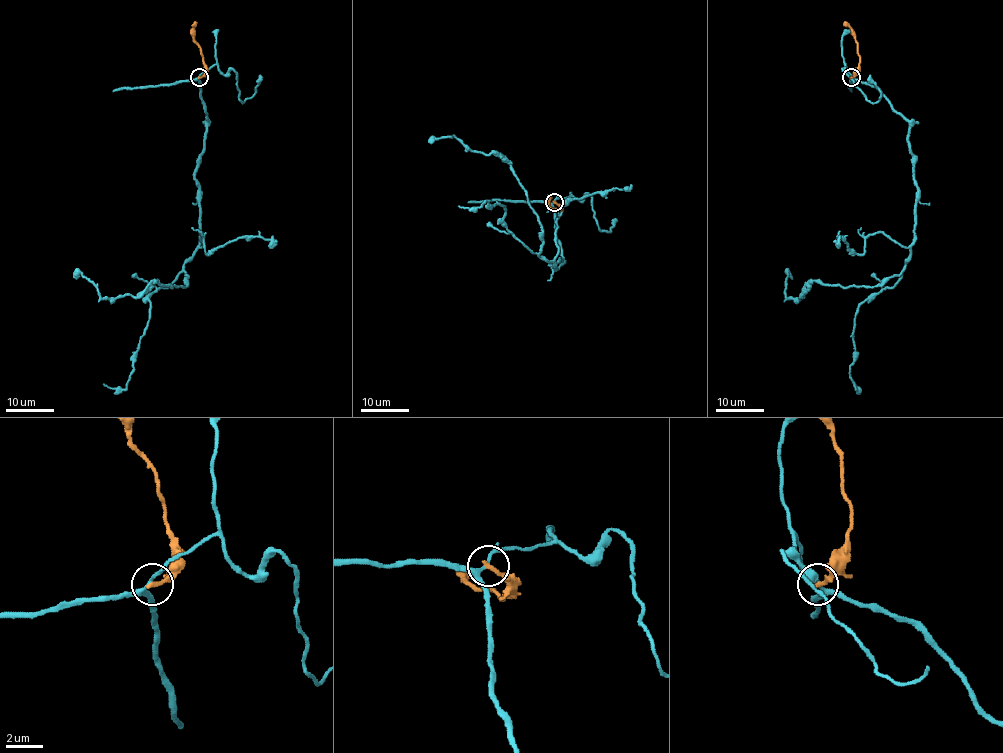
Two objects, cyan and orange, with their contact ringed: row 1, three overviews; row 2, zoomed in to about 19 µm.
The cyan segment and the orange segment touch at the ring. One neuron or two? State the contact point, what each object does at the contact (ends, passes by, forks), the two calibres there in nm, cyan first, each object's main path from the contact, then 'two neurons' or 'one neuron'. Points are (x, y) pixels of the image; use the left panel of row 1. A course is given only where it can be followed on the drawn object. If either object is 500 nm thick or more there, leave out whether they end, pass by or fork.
(199, 77) | cyan forks | orange ends | 150/240 nm | cyan via (200, 76), (207, 125), (188, 284), (155, 281), (137, 295), (101, 297), (73, 273) | orange via (200, 77), (204, 74), (203, 57), (194, 40), (195, 22) | two neurons

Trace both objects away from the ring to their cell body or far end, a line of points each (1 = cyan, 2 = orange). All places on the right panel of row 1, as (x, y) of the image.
1: (851, 76), (874, 86), (910, 125), (911, 255), (874, 287), (815, 281), (804, 296), (787, 297), (789, 273)
2: (851, 77), (859, 57), (858, 43), (854, 33), (844, 22)

